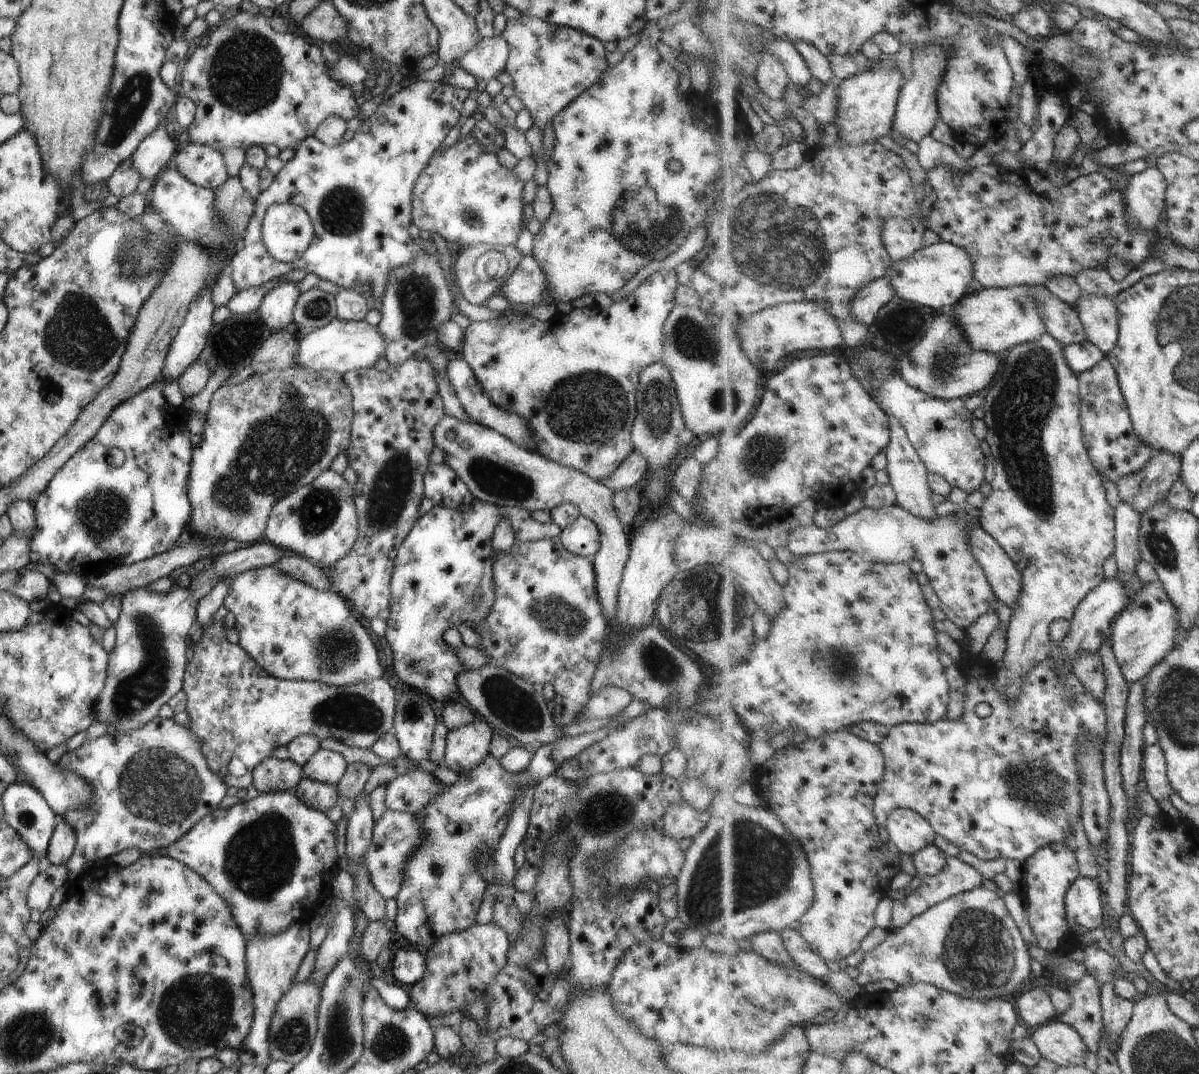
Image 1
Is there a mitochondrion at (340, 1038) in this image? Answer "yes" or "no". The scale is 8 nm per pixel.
yes

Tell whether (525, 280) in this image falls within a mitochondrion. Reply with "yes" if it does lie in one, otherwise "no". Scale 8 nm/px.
no

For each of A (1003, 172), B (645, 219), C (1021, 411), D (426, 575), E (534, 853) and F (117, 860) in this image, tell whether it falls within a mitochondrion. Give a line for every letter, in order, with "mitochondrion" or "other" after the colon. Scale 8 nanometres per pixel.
A: other
B: mitochondrion
C: mitochondrion
D: other
E: other
F: other

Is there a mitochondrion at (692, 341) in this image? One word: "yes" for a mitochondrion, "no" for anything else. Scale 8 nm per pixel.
yes

